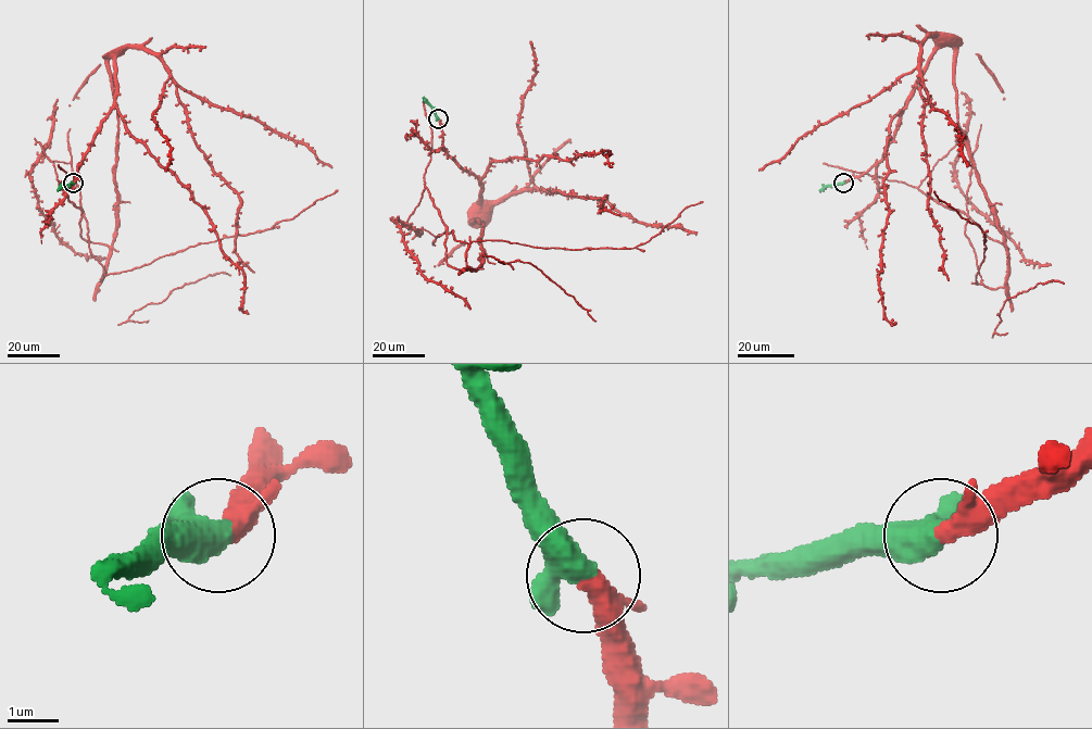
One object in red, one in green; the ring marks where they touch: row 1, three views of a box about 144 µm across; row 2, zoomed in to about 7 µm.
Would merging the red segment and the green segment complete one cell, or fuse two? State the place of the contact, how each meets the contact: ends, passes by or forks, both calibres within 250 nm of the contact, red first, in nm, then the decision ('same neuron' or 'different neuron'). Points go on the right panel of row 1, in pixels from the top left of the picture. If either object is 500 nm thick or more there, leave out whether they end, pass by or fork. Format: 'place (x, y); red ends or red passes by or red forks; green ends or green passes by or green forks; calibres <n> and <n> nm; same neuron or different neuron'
place (843, 183); red ends; green passes by; calibres 400 and 480 nm; same neuron

